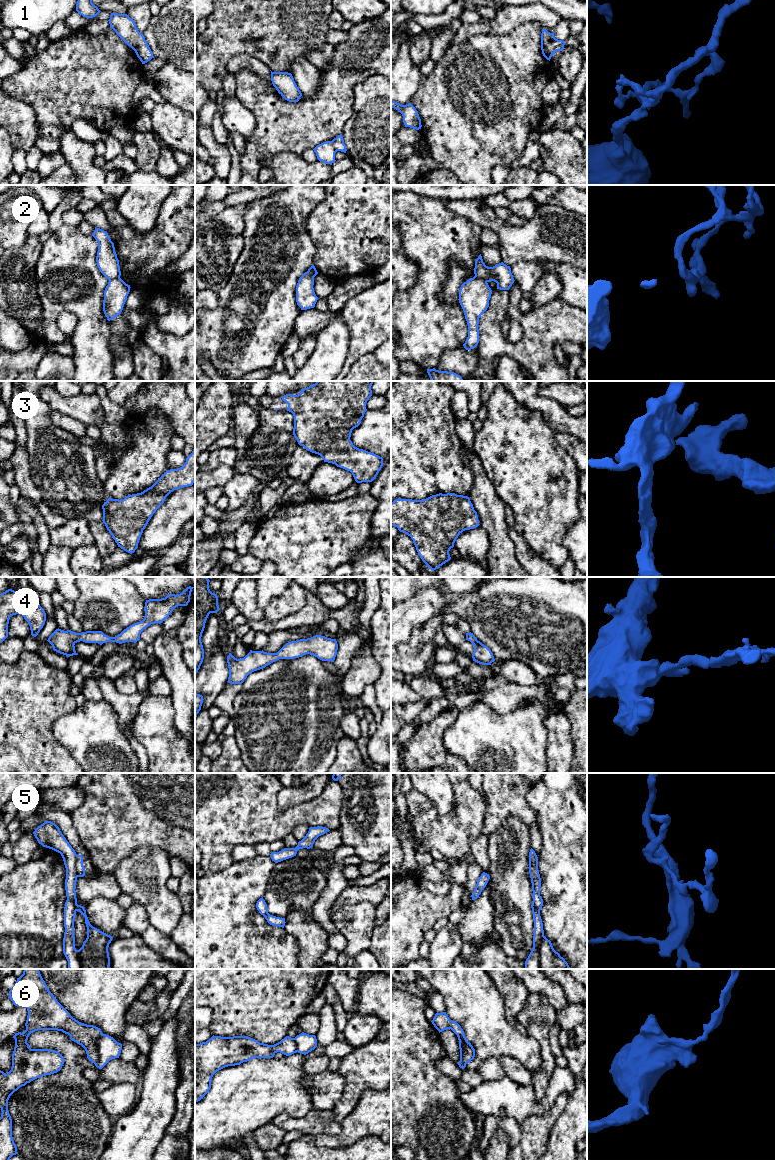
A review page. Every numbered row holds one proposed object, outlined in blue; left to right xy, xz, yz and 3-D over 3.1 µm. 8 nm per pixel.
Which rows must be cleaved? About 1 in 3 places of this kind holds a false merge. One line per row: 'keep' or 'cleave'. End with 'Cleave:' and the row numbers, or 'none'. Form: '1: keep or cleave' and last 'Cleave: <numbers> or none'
1: keep
2: cleave
3: keep
4: keep
5: keep
6: cleave
Cleave: 2, 6

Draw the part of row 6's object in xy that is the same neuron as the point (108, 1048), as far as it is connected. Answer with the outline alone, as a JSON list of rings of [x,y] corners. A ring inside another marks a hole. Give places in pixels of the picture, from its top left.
[[[102,1034],[98,1039],[99,1060],[95,1066],[102,1069],[110,1060],[119,1058],[122,1044],[118,1043],[113,1037]]]

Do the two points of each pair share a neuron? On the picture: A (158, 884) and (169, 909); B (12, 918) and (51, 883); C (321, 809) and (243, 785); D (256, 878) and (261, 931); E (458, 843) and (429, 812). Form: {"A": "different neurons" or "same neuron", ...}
{"A": "same neuron", "B": "same neuron", "C": "same neuron", "D": "same neuron", "E": "different neurons"}

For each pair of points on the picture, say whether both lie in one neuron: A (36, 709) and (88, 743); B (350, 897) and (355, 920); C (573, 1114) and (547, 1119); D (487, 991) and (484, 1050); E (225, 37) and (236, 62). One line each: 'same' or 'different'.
A: different
B: different
C: different
D: same
E: different

